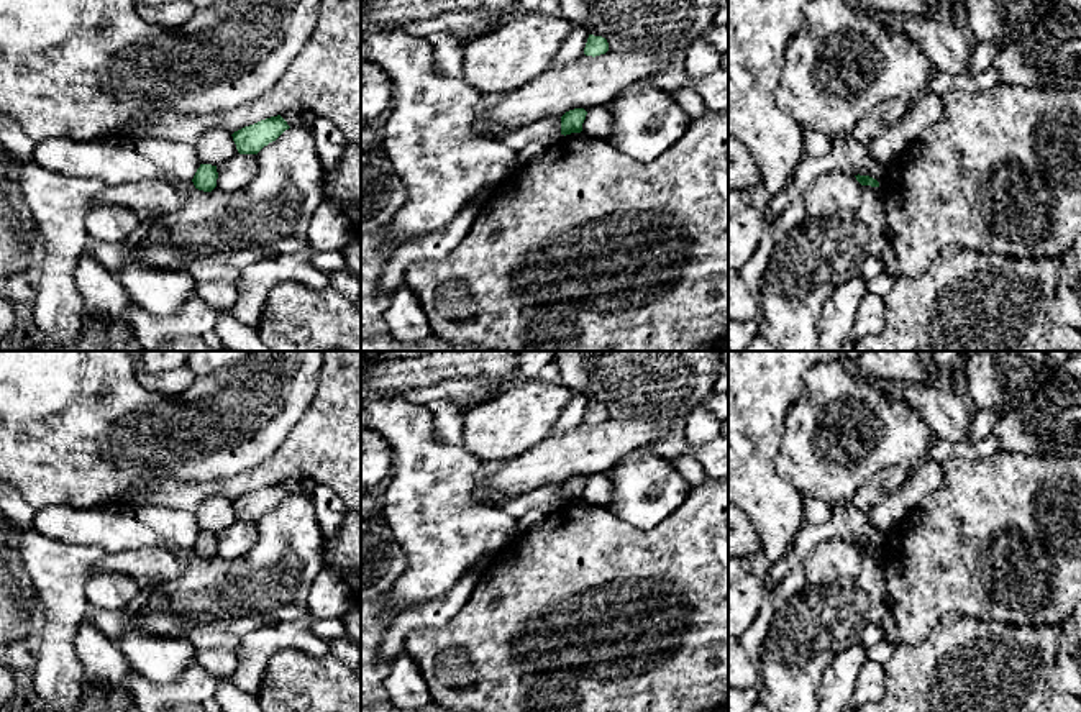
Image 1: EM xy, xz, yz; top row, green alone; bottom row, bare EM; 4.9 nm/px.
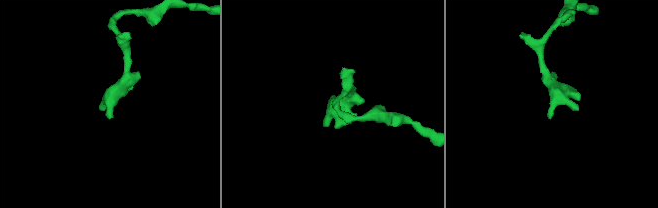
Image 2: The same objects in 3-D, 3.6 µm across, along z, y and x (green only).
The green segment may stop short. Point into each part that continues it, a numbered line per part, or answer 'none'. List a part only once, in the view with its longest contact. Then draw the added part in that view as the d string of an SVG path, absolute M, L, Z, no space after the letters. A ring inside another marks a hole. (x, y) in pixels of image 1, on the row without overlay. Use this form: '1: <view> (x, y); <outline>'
none

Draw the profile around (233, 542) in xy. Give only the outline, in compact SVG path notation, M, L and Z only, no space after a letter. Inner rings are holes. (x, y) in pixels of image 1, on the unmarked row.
M236 522L217 535L217 555L225 561L236 559L249 551L258 541L256 522Z

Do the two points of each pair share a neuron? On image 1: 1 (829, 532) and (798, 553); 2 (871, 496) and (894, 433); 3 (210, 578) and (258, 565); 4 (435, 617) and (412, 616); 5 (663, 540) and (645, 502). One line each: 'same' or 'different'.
1: same
2: different
3: same
4: same
5: different

